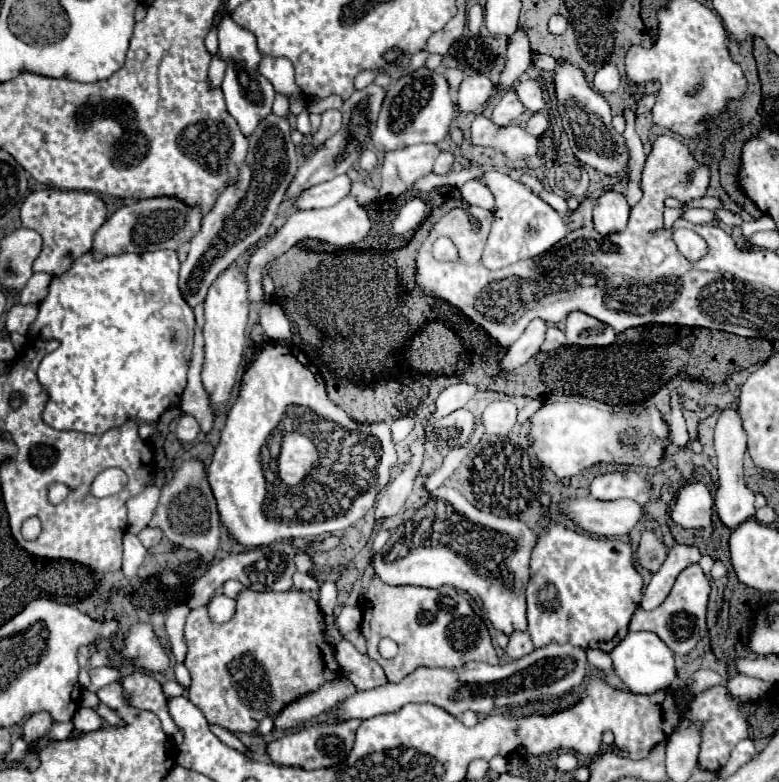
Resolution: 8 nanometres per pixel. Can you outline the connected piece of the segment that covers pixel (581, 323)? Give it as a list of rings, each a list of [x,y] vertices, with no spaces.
[[[571,312],[565,320],[565,336],[567,344],[575,346],[609,346],[615,342],[617,332],[583,312]]]

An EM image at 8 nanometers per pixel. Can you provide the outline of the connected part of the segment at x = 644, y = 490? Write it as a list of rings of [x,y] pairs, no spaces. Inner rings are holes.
[[[613,472],[597,476],[591,484],[591,496],[595,500],[619,500],[631,498],[637,504],[649,500],[651,486],[637,472]]]

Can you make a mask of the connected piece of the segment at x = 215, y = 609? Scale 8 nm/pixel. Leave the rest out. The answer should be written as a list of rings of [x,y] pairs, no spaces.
[[[217,594],[209,604],[207,604],[209,616],[215,622],[227,622],[235,614],[235,598],[229,598],[225,594]]]

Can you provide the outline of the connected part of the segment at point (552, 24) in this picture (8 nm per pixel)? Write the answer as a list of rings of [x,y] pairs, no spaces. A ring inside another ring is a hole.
[[[555,14],[555,16],[549,20],[549,32],[555,34],[555,36],[559,36],[559,34],[563,34],[565,30],[567,30],[567,20],[565,20],[563,16]]]

